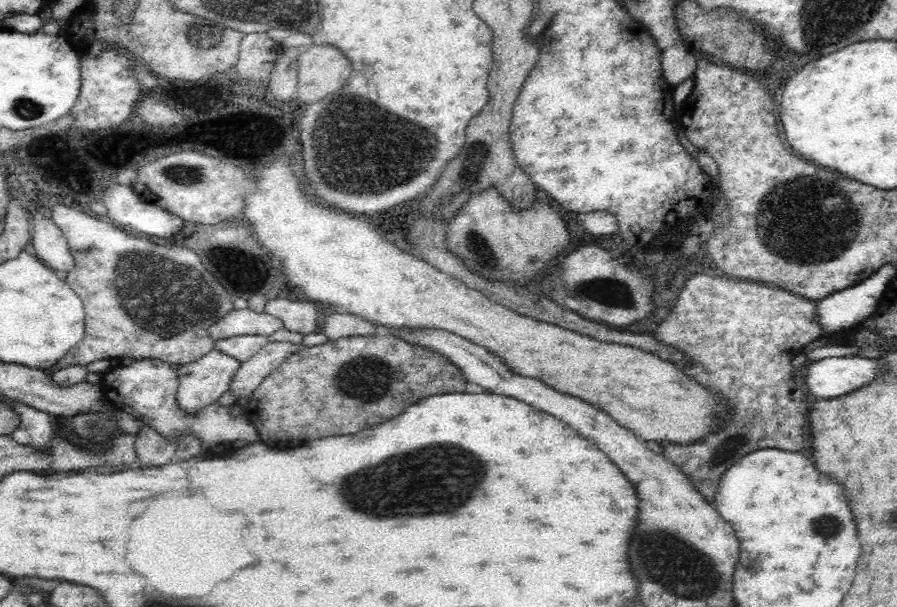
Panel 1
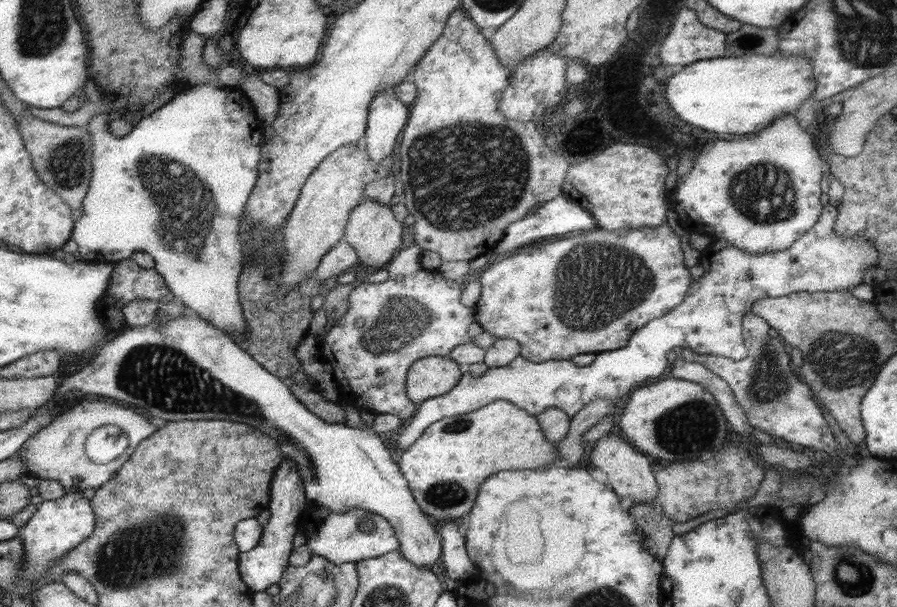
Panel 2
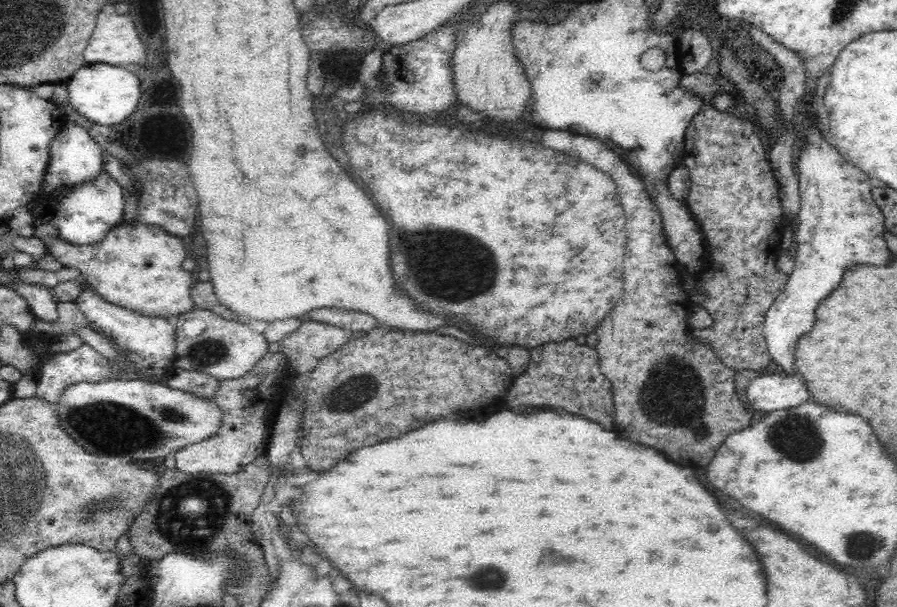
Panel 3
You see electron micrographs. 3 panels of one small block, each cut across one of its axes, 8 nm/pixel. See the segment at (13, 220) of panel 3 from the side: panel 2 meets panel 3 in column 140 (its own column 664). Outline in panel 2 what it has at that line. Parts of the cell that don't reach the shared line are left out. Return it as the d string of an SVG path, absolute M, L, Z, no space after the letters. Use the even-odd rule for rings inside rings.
M667 223L657 227L642 228L621 228L607 232L597 228L589 229L589 232L581 232L579 236L570 234L571 238L555 239L555 242L549 244L537 244L537 246L527 246L525 250L519 250L519 254L508 254L504 259L498 262L491 261L482 271L478 282L480 285L480 297L473 306L473 314L476 323L486 332L496 338L511 338L520 343L521 358L528 359L529 362L560 361L570 359L577 354L589 354L589 352L607 352L616 351L628 344L629 337L641 327L648 324L654 318L663 317L664 314L676 308L687 293L689 288L689 272L683 266L683 252L681 252L681 240L679 236L669 230Z

